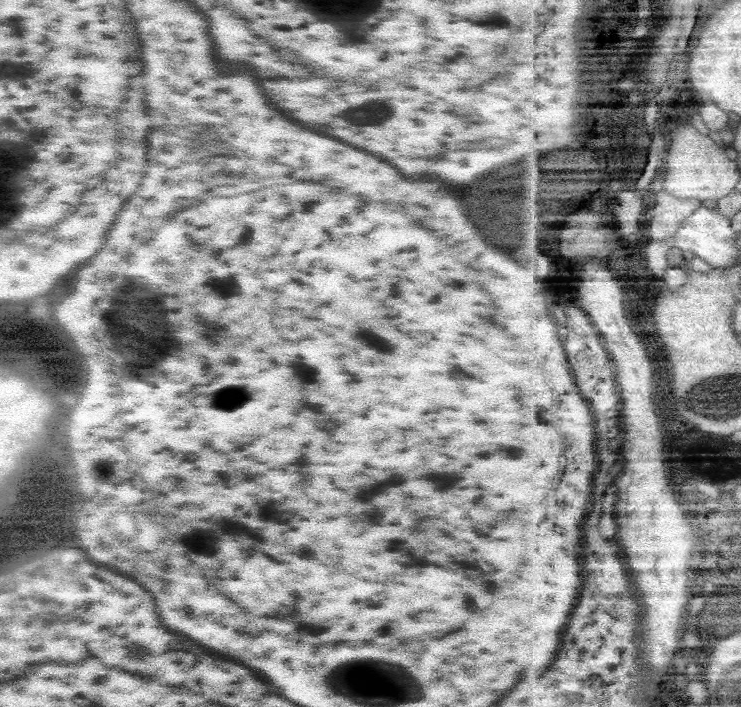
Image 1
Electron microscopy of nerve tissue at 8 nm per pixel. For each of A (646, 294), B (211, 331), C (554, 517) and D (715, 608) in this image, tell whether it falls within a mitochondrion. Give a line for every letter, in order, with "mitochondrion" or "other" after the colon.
A: other
B: mitochondrion
C: other
D: mitochondrion

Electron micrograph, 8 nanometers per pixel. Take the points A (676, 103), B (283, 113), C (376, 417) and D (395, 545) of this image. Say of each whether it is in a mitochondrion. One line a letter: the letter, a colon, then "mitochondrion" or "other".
A: other
B: other
C: other
D: other

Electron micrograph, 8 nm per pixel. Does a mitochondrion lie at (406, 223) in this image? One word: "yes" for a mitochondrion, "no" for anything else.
no

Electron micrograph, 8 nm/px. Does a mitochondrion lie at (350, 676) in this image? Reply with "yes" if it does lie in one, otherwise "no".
yes

